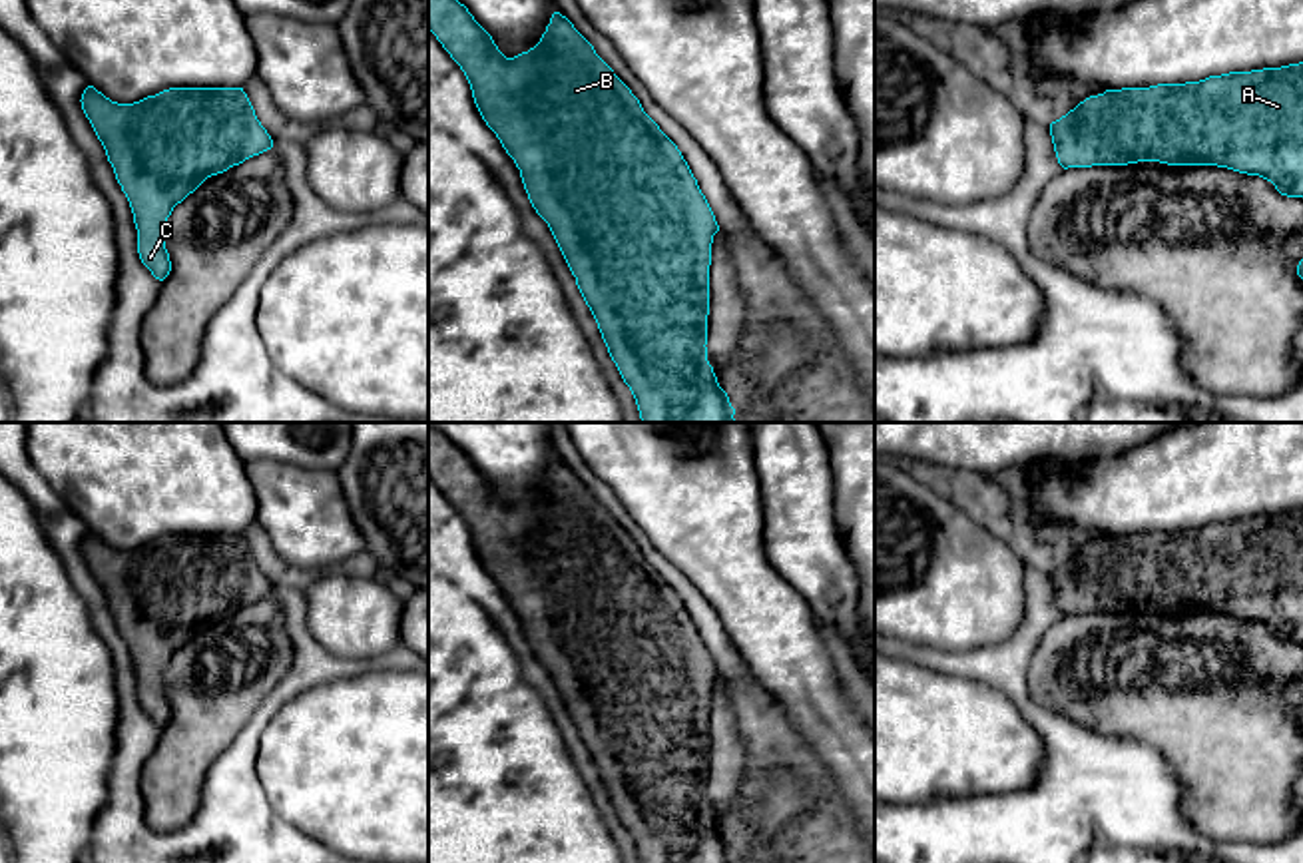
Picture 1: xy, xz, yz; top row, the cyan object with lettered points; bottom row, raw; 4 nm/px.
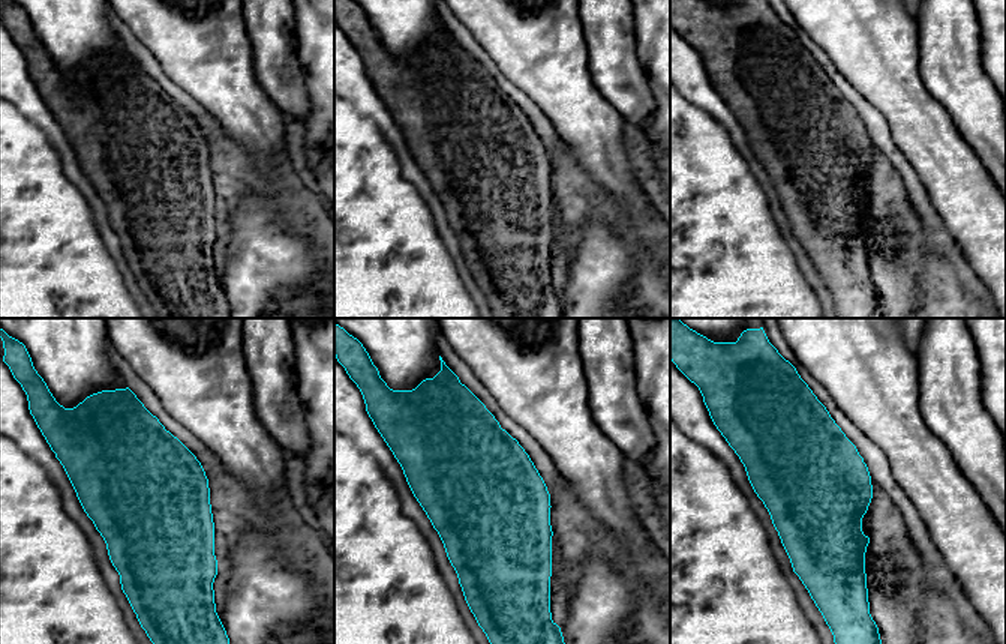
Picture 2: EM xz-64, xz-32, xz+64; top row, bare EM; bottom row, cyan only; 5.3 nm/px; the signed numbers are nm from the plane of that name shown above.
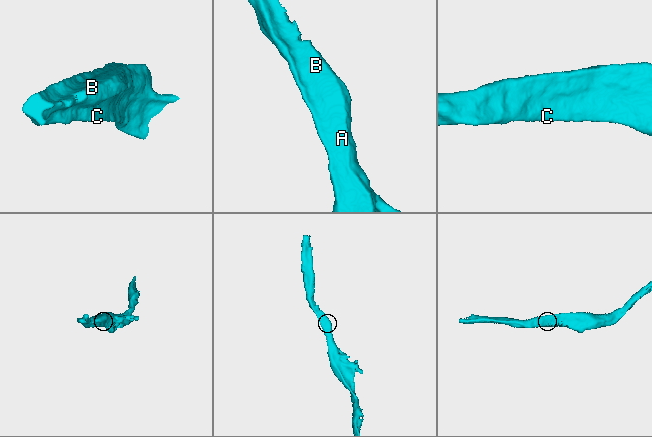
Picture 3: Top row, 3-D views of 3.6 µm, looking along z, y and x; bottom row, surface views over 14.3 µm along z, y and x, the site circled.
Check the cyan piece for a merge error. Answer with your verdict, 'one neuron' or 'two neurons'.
one neuron

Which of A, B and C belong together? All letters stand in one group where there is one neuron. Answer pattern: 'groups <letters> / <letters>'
groups A B C

